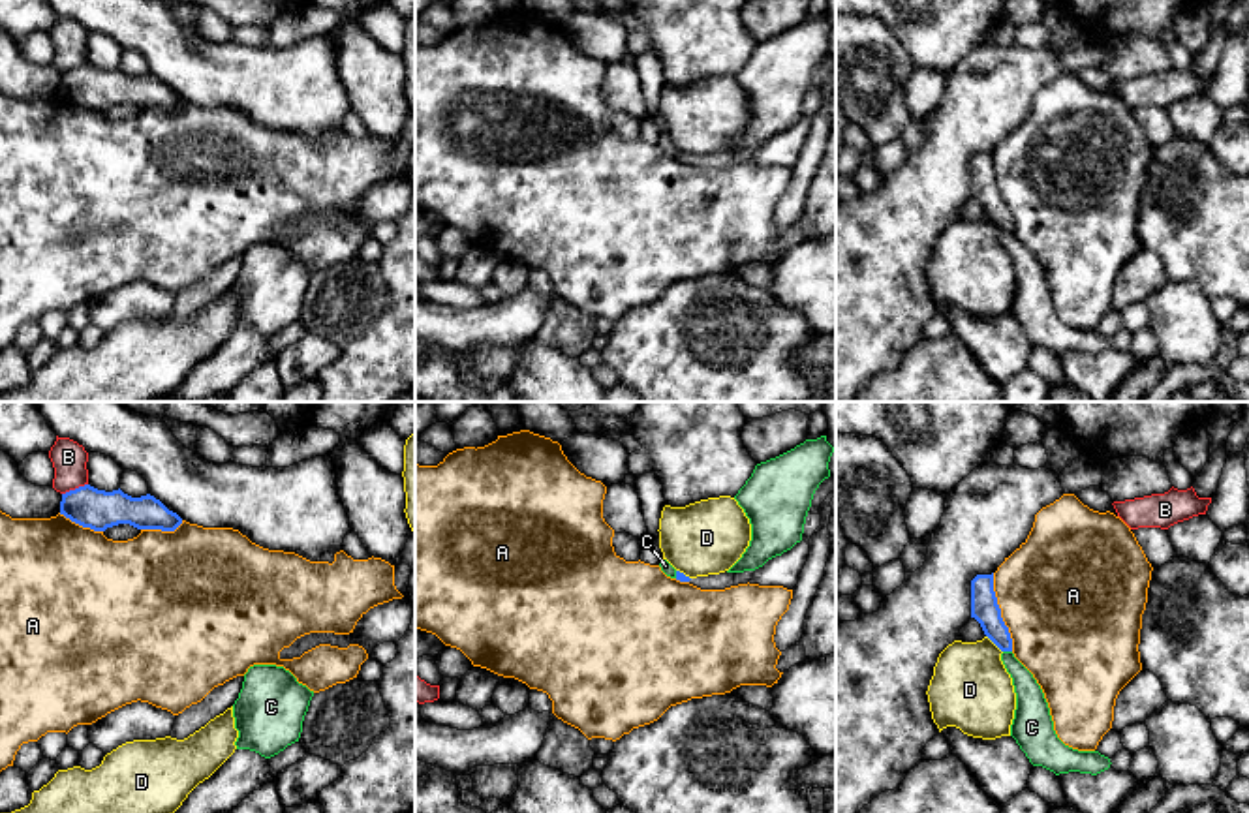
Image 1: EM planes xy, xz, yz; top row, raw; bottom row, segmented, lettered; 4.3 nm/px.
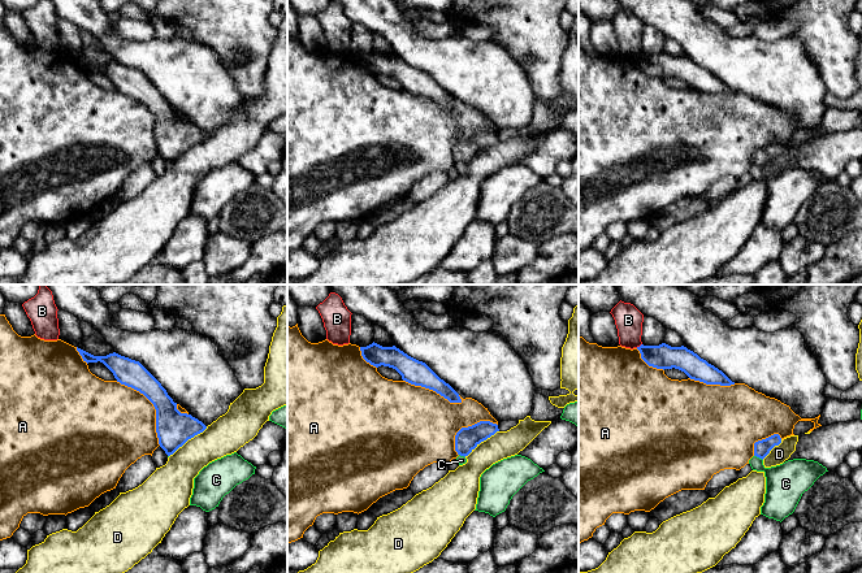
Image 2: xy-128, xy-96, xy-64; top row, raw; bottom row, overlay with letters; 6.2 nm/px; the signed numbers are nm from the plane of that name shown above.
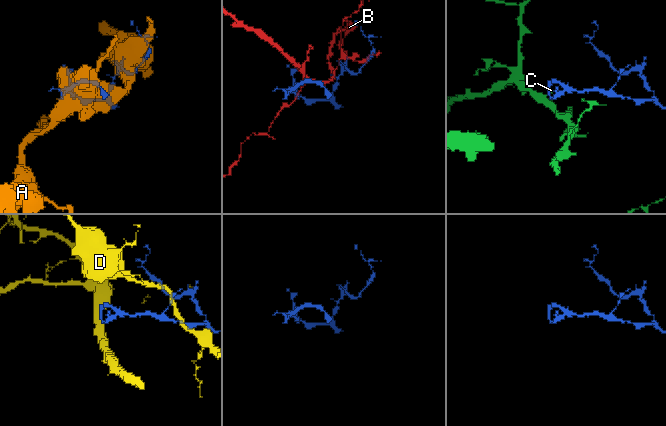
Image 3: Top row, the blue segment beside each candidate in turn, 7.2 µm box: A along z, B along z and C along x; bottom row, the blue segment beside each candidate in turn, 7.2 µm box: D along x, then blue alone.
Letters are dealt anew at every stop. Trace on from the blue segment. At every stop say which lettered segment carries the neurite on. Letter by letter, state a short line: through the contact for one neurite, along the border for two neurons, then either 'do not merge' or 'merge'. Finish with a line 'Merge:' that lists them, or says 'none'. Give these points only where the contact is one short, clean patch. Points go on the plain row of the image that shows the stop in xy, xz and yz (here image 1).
A: do not merge
B: do not merge
C: line yz (1003, 230), (1011, 231); do not merge
D: line yz (986, 214), (1002, 231); do not merge
Merge: none

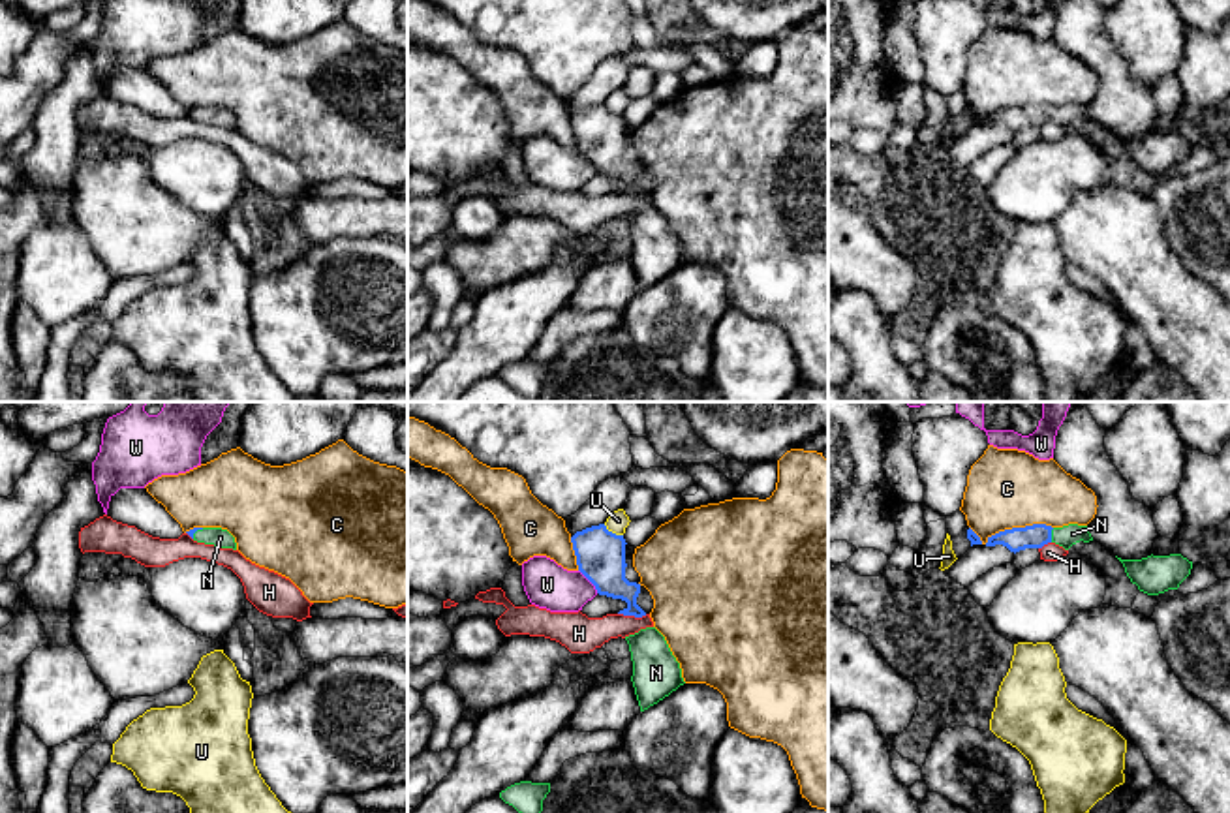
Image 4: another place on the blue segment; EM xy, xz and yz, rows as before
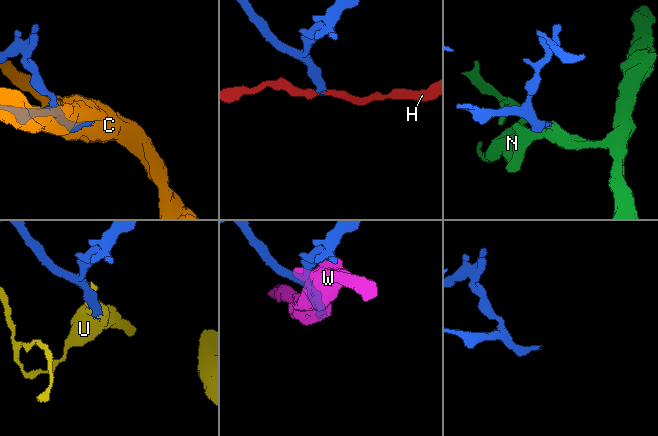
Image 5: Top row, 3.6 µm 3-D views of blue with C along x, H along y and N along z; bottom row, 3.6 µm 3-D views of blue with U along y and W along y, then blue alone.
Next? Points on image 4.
C: do not merge
H: line xz (618, 192), (646, 194); do not merge
N: line yz (1037, 115), (1050, 115), (1067, 115); merge
U: line xz (603, 104), (622, 115); do not merge
W: line xz (579, 149), (598, 171); do not merge
Merge: N

